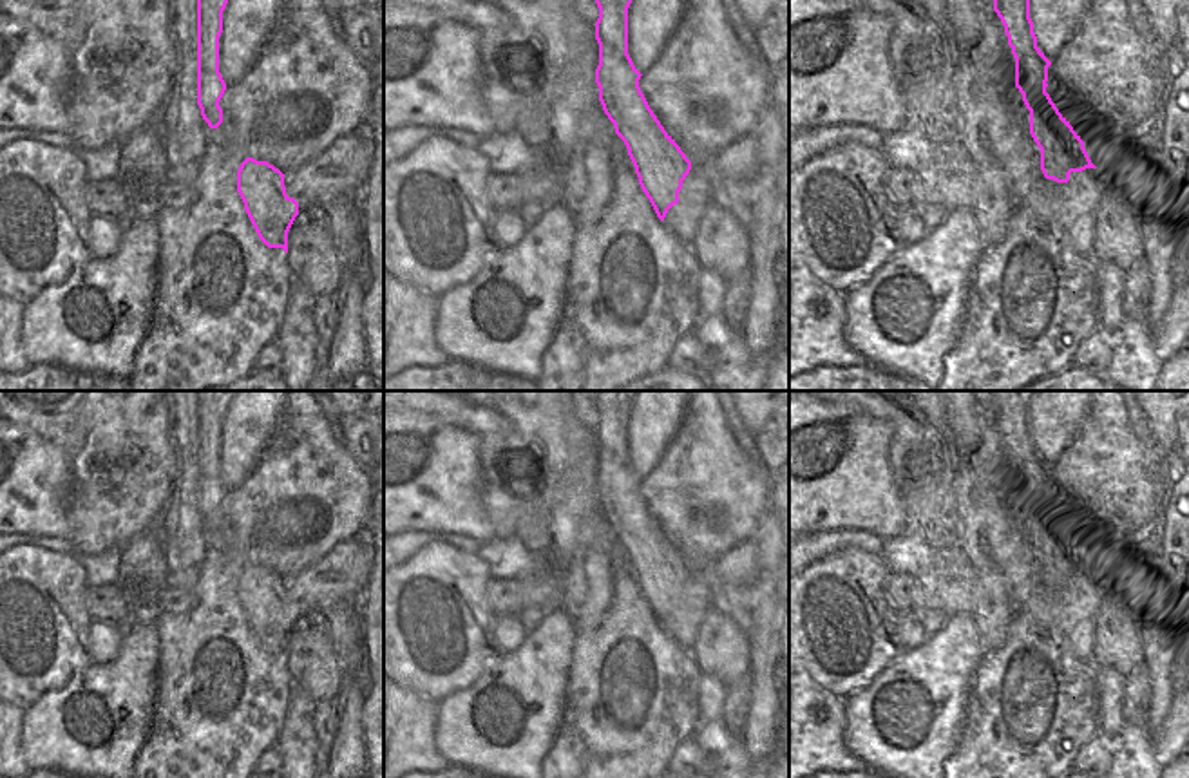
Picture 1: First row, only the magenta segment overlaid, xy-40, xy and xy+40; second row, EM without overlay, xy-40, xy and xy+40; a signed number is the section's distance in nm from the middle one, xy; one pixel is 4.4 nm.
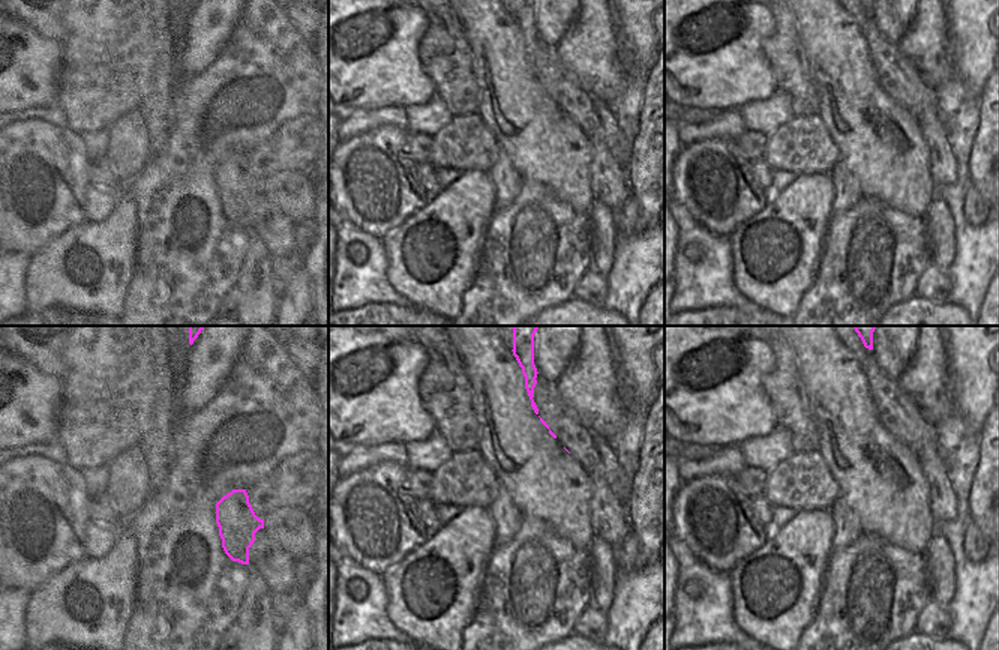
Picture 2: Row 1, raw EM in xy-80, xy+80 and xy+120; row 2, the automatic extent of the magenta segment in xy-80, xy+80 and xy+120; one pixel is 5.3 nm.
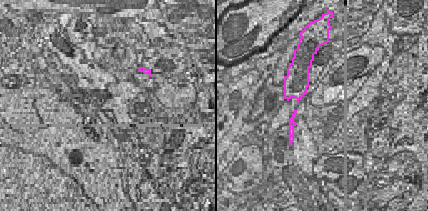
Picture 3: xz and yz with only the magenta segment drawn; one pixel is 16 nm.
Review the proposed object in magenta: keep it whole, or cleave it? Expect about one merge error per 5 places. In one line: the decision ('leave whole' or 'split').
leave whole

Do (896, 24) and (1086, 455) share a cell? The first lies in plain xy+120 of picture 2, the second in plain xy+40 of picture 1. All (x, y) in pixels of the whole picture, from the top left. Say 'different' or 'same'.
different

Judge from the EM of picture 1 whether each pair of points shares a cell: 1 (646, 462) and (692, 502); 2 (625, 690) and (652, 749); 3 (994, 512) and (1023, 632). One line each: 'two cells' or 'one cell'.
1: two cells
2: one cell
3: two cells

